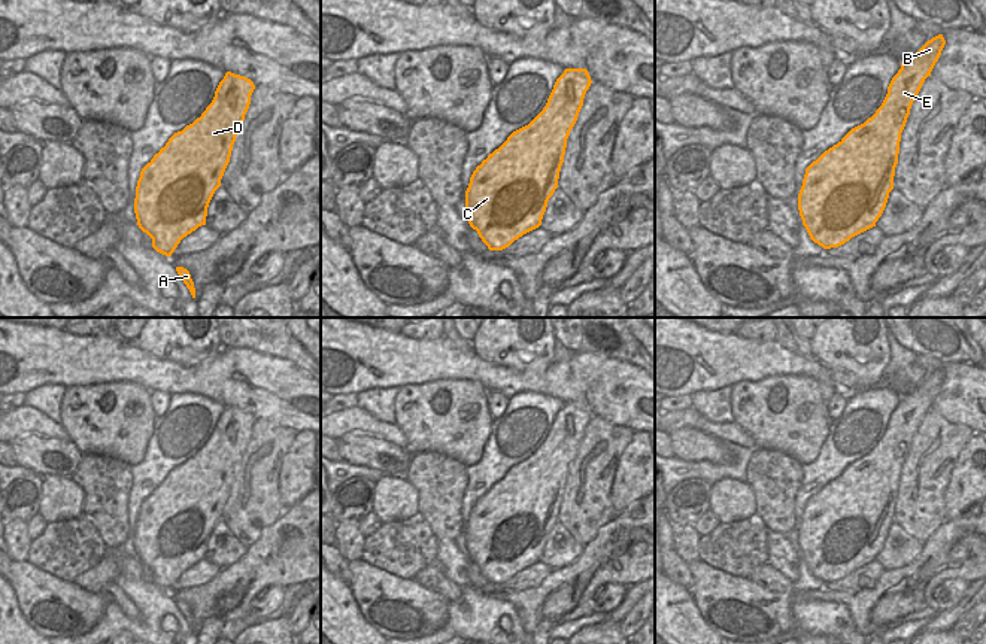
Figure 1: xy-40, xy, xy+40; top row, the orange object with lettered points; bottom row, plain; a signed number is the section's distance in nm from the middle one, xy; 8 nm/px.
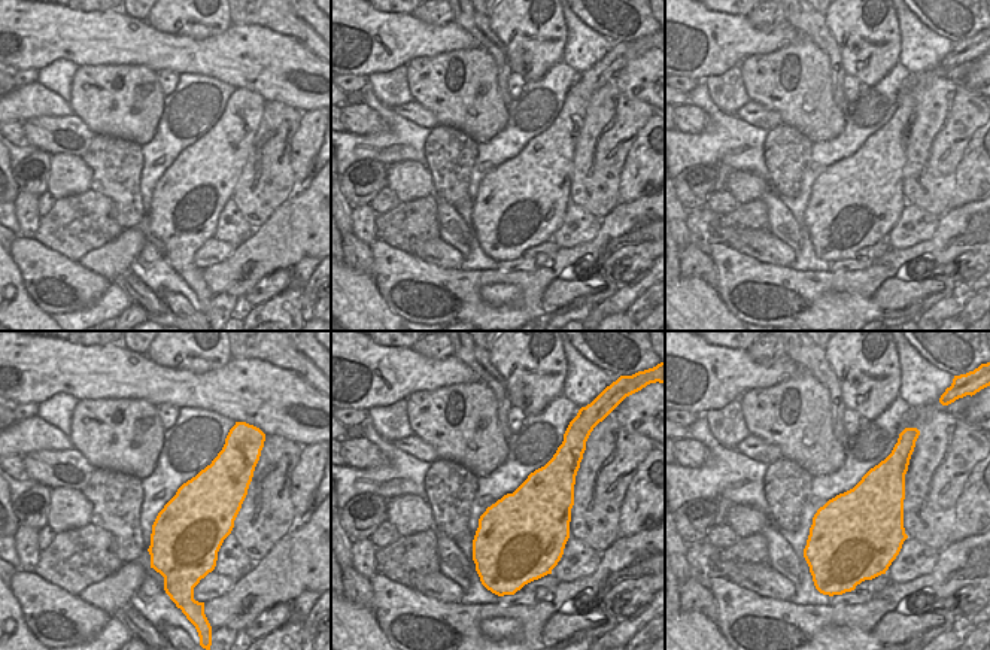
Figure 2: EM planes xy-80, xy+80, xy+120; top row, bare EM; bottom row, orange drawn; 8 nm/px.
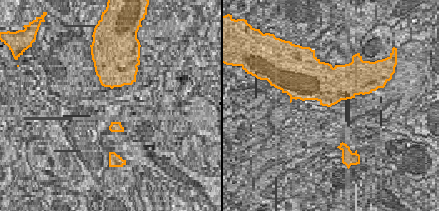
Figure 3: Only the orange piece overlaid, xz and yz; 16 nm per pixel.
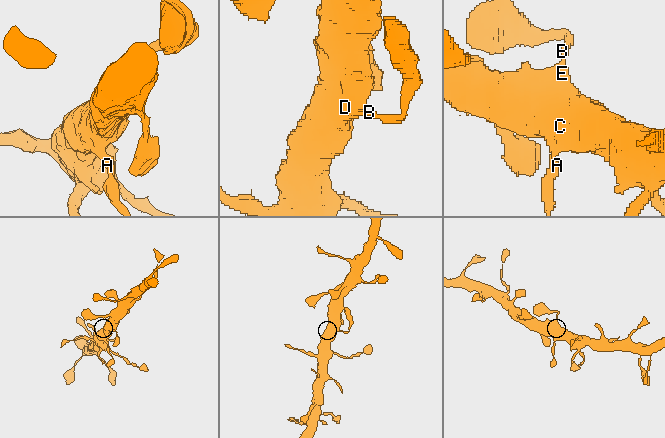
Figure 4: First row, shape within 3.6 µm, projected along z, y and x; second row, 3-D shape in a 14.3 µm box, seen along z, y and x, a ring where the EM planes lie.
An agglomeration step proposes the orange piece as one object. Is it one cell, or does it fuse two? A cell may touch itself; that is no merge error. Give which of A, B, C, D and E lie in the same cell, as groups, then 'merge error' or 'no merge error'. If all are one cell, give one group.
groups A B C D E; no merge error

